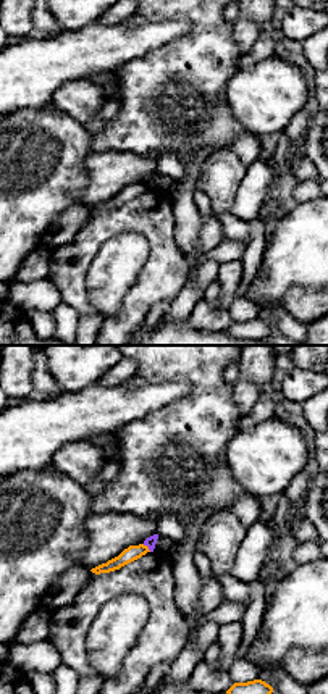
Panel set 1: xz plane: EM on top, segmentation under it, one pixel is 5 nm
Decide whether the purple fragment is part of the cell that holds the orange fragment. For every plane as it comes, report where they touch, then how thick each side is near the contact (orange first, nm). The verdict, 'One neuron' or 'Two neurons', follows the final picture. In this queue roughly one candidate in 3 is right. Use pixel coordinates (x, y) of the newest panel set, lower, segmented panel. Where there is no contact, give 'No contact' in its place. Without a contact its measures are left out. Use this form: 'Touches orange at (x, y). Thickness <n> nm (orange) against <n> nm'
Touches orange at (147, 547). Thickness 80 nm (orange) against 50 nm

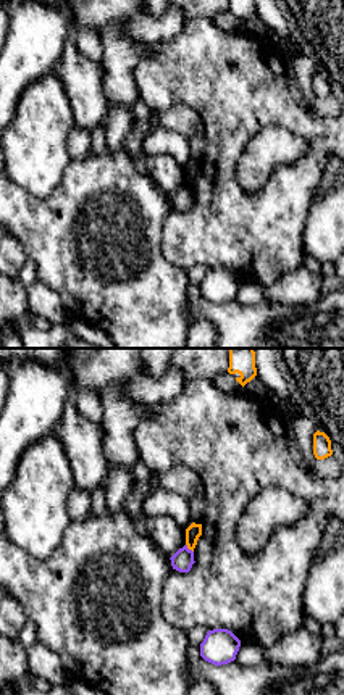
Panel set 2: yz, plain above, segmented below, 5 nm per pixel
Touches orange at (189, 549). Thickness 80 nm (orange) against 110 nm

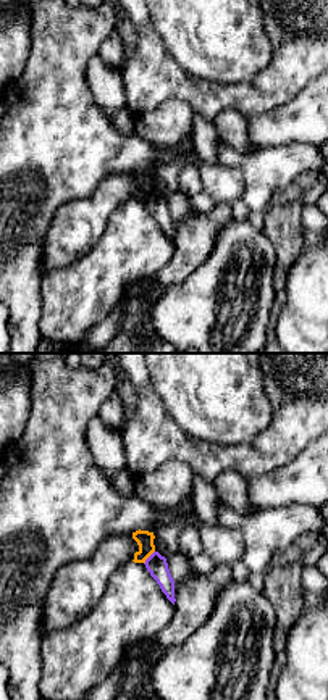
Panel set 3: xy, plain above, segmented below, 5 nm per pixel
Touches orange at (149, 555). Thickness 90 nm (orange) against 100 nm

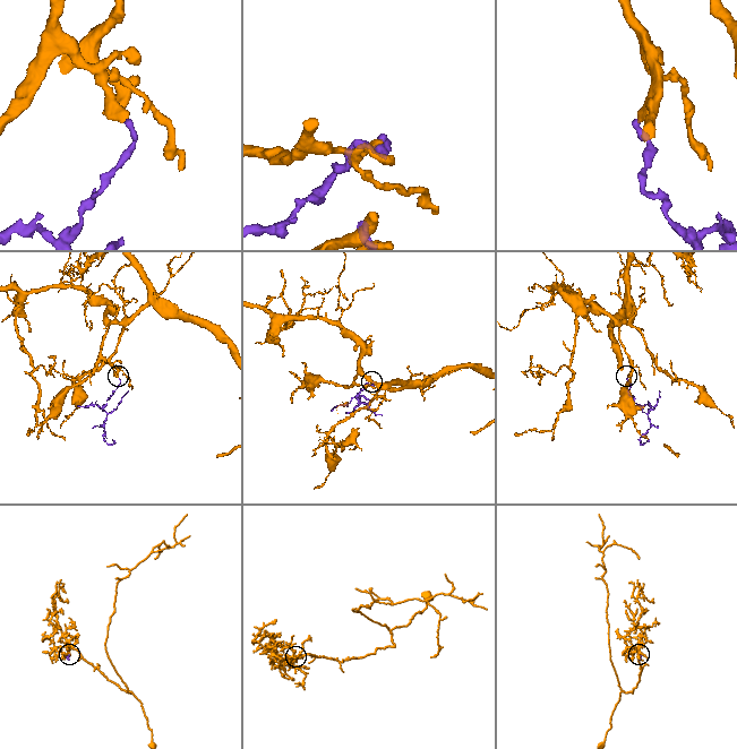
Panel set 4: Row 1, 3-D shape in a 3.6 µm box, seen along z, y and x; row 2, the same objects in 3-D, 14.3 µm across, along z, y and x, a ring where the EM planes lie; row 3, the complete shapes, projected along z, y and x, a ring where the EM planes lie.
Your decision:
Two neurons

